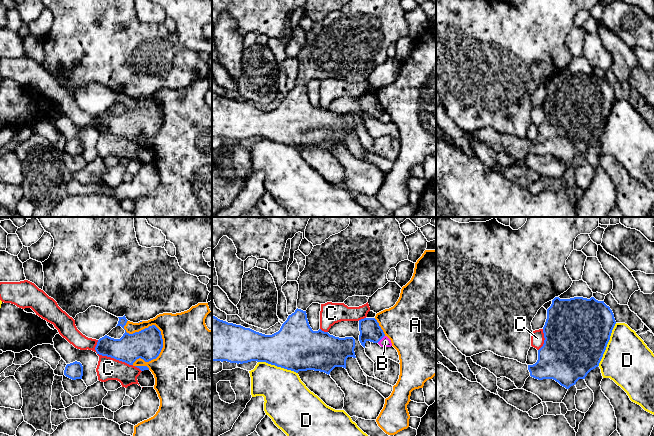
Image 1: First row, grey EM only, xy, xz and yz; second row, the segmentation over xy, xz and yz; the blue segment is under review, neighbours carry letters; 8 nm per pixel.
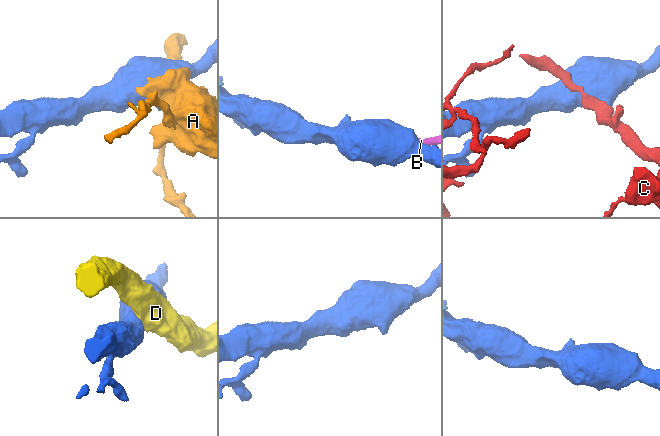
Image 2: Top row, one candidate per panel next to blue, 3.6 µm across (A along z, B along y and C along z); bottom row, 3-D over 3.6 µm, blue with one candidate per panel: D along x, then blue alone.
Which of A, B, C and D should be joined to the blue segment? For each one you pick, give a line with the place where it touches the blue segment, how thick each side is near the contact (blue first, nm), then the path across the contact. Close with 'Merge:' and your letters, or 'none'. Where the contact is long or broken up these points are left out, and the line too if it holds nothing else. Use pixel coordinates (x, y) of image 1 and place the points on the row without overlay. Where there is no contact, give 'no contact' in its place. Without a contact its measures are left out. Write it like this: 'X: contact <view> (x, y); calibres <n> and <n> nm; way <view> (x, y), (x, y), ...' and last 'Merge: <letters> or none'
Merge: none

